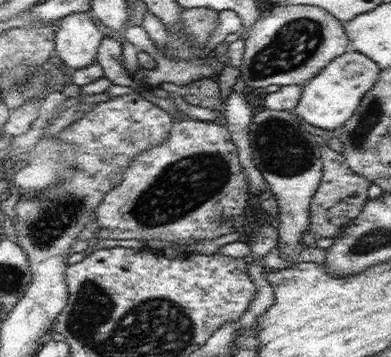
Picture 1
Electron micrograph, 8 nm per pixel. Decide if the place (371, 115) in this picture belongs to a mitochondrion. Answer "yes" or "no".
yes

